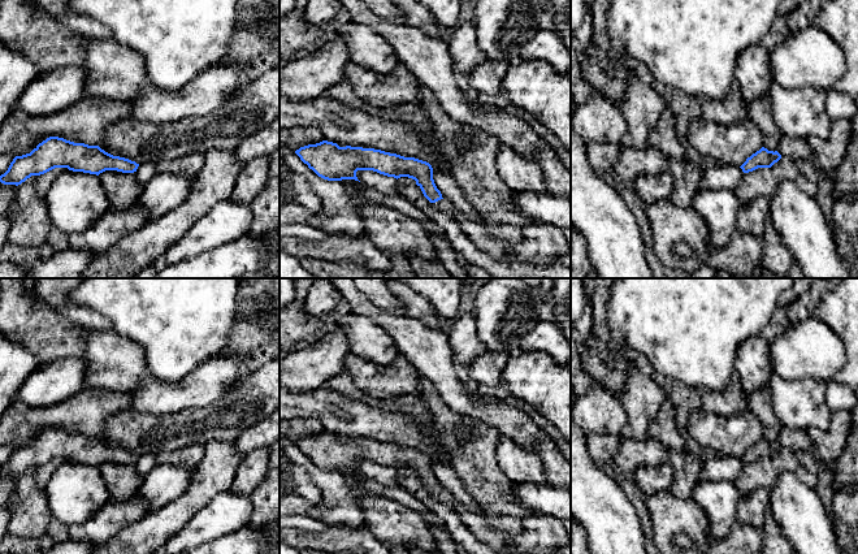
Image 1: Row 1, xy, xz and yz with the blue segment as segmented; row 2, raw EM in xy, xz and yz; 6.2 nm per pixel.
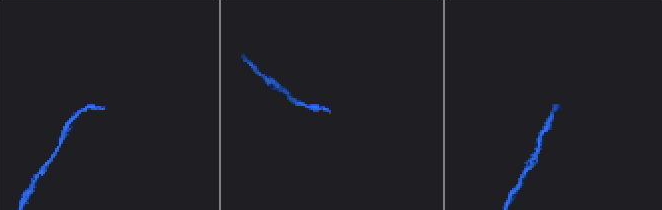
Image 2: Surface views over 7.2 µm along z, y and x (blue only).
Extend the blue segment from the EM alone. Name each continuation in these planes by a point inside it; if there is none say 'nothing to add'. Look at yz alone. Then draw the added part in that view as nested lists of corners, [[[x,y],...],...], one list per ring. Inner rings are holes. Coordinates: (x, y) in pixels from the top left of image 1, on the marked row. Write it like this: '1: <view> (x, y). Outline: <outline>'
1: yz (798, 148). Outline: [[[784,135],[779,143],[777,152],[781,156],[789,156],[796,160],[810,160],[812,150],[807,139]]]

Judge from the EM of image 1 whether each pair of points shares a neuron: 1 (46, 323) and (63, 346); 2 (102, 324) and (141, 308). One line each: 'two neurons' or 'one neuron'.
1: one neuron
2: two neurons

